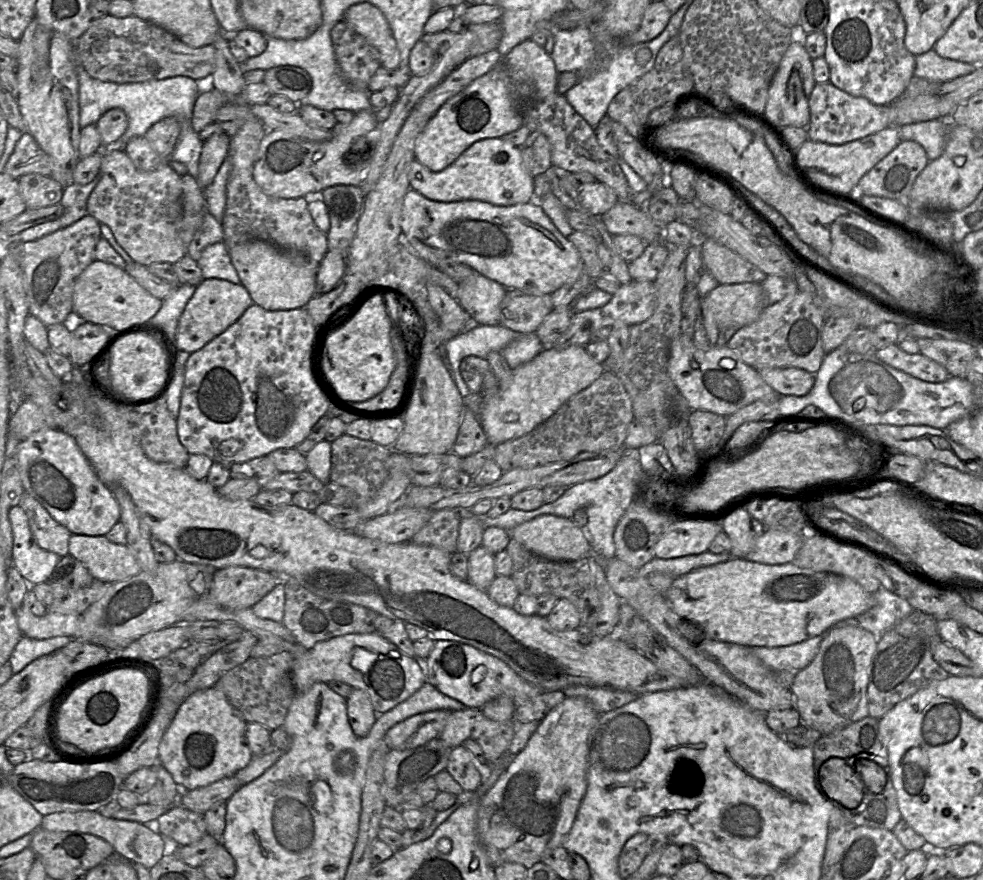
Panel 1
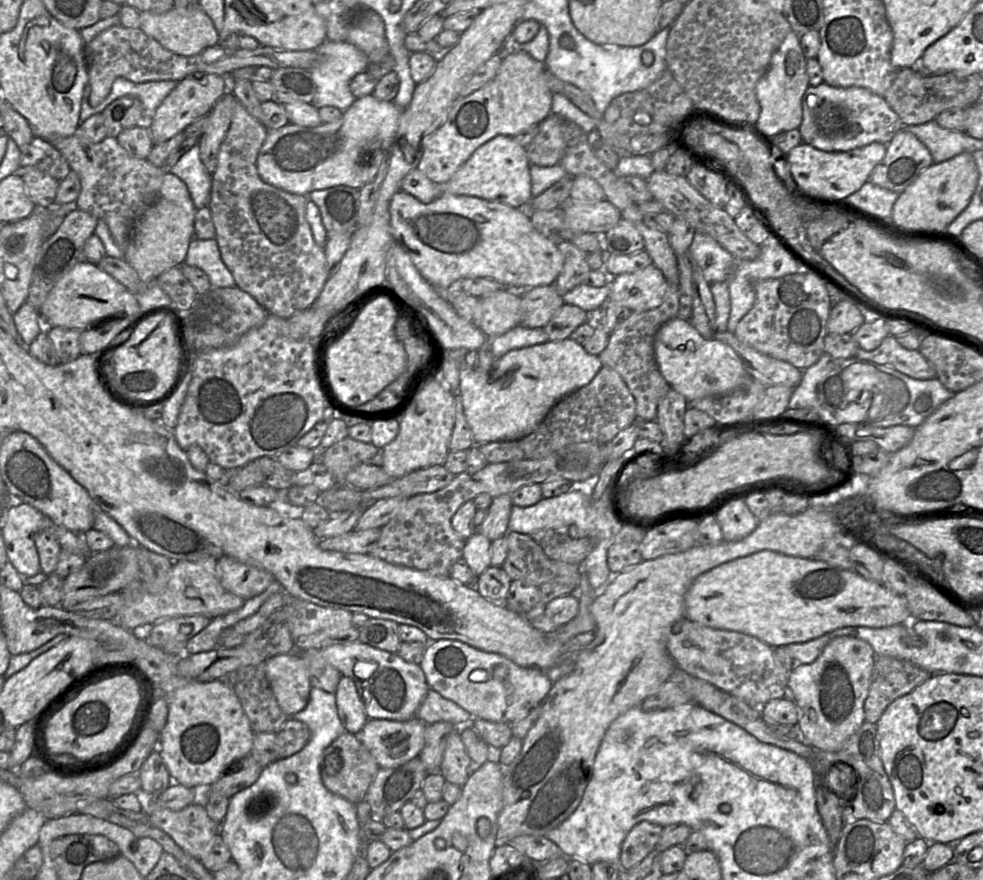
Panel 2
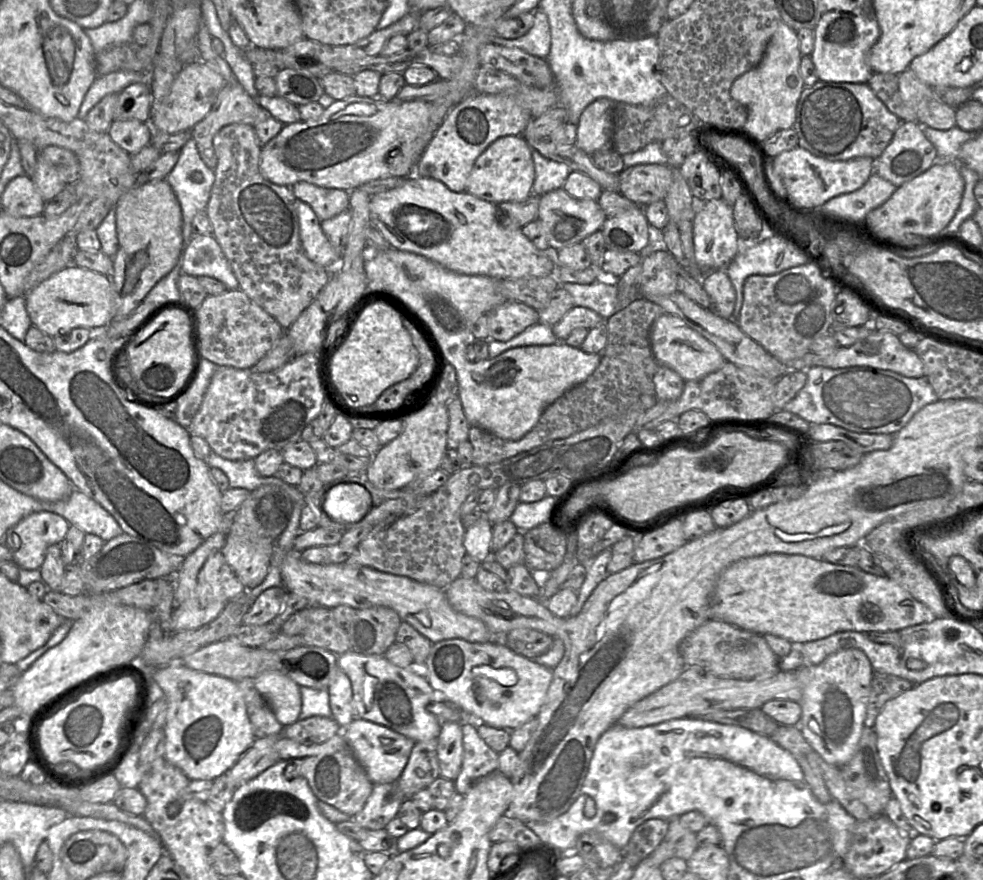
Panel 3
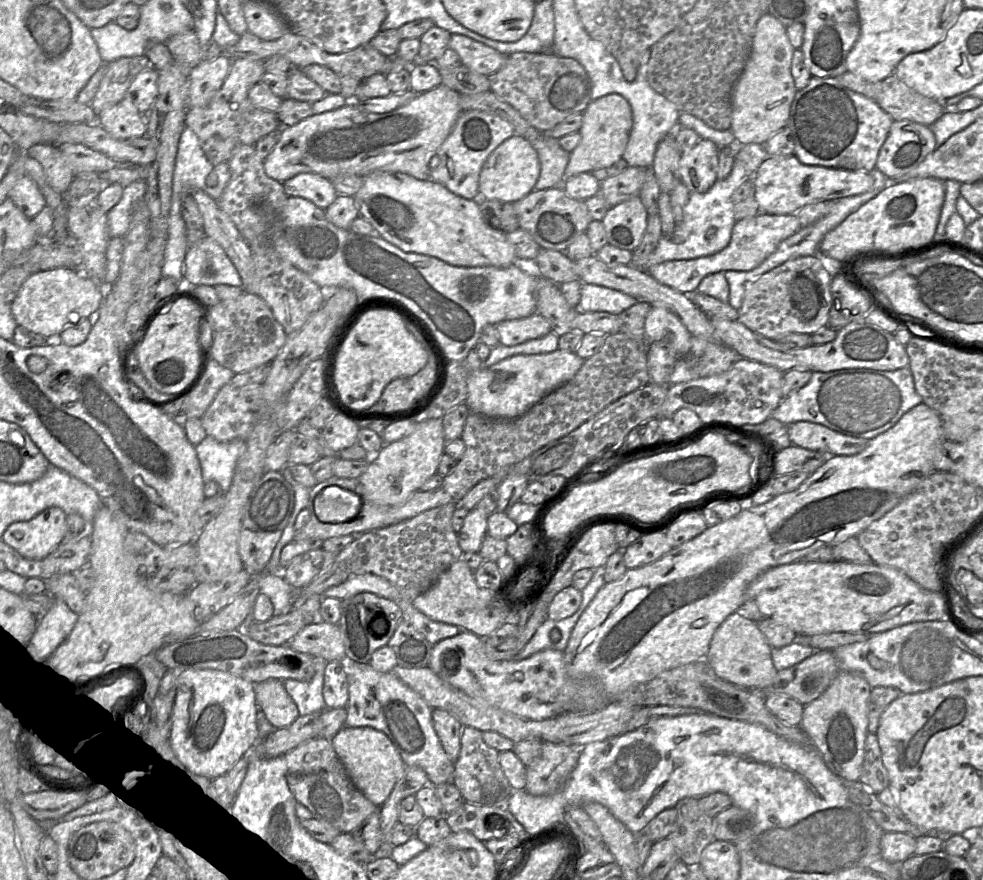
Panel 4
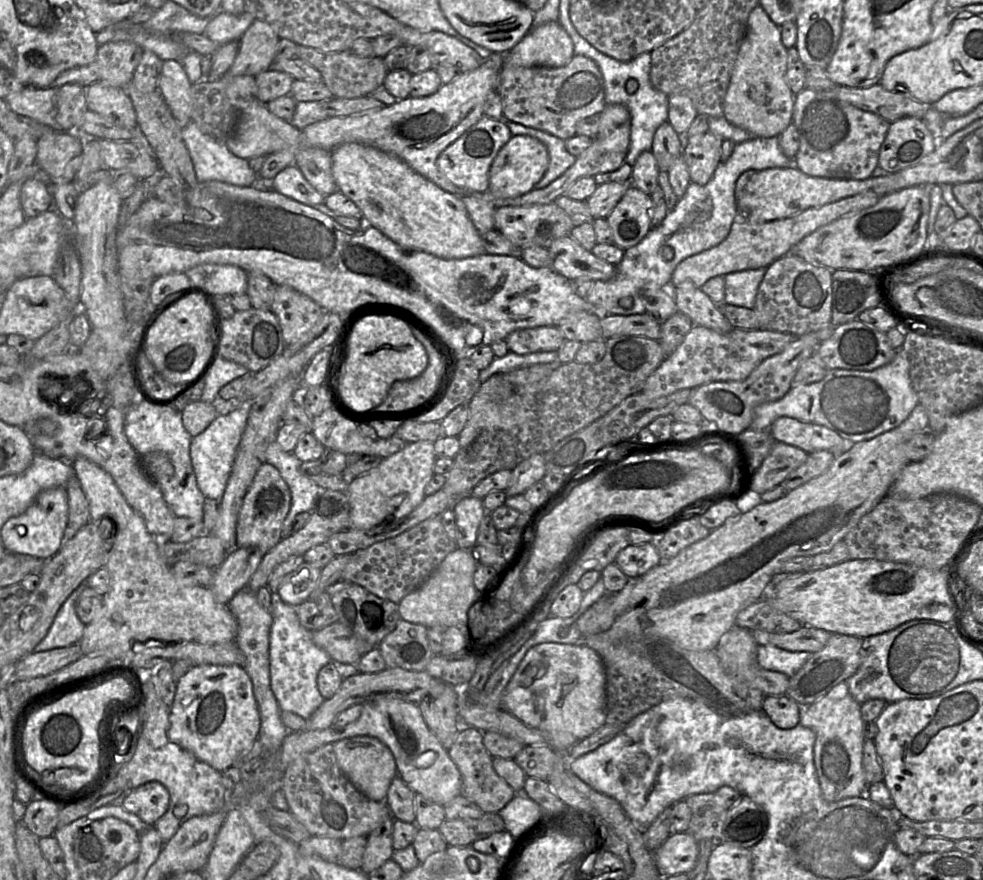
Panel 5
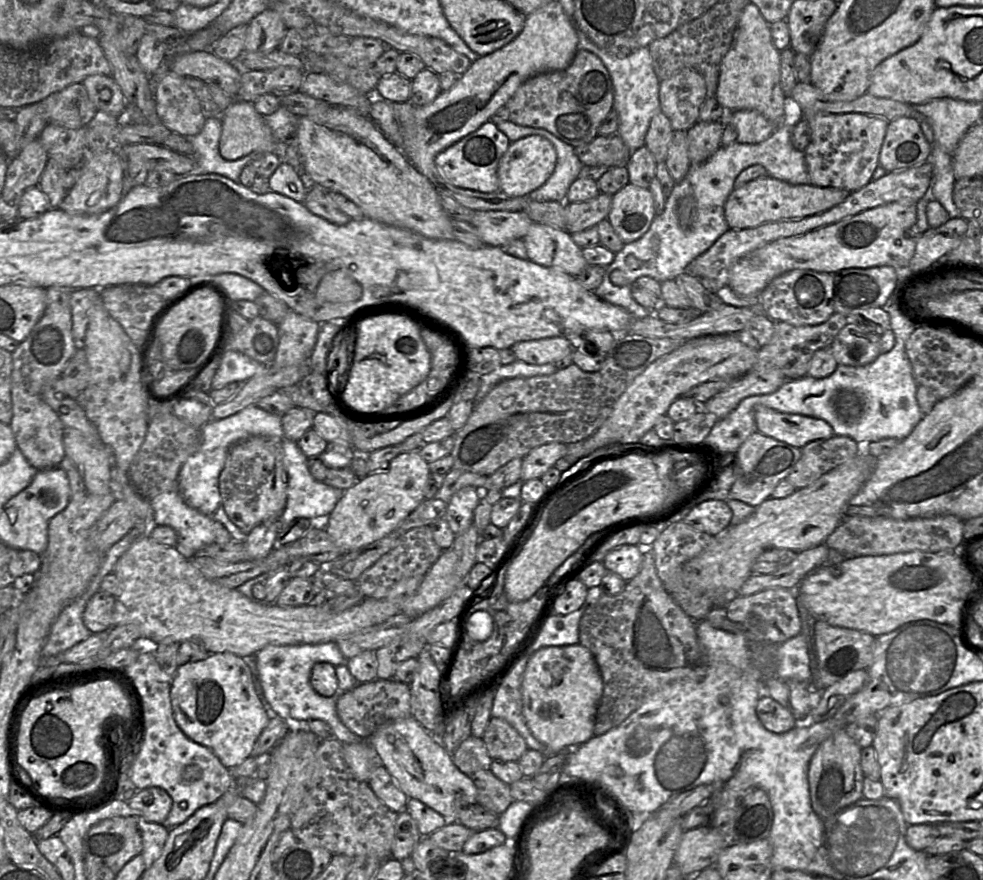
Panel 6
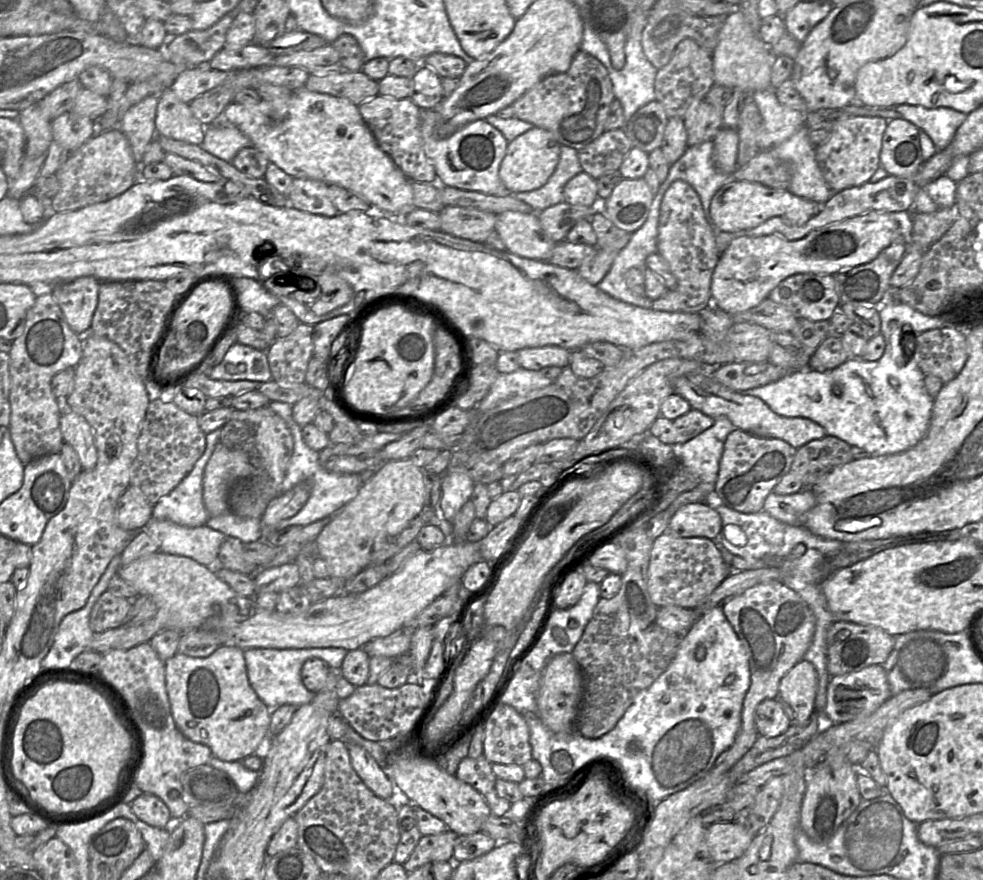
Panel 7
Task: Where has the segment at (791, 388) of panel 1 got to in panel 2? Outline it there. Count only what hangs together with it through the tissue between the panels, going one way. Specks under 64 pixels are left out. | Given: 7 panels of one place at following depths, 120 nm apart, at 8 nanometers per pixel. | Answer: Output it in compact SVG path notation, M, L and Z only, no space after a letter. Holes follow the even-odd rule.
M716 331L713 339L730 346L741 359L748 375L766 387L784 385L795 388L801 382L803 370L757 351L740 341L733 332Z

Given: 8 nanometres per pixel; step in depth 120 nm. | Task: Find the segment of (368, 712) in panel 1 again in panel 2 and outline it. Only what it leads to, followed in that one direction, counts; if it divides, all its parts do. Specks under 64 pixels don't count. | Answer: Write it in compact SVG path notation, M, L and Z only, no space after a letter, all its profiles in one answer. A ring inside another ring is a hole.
M342 676L335 692L338 716L346 731L359 734L368 717L353 680Z

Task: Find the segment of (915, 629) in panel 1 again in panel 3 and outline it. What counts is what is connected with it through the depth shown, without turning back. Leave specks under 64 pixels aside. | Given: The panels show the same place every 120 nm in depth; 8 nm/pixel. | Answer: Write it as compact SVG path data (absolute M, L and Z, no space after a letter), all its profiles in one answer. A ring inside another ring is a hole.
M874 673L868 698L864 726L873 728L877 716L891 699L913 688L914 684L906 679L884 673Z

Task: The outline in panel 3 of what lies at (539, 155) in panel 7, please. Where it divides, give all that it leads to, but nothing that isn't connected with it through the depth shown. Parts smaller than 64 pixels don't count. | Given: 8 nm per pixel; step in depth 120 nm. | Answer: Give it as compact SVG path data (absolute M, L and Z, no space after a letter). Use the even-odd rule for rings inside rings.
M522 135L504 136L491 143L476 159L466 181L466 191L482 200L500 204L522 202L532 195L535 166L531 147Z

